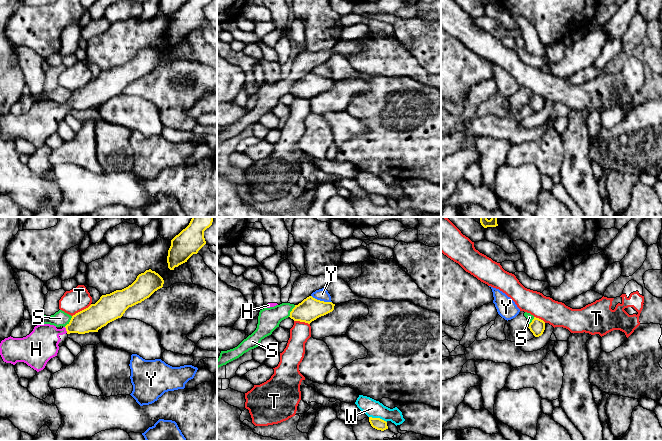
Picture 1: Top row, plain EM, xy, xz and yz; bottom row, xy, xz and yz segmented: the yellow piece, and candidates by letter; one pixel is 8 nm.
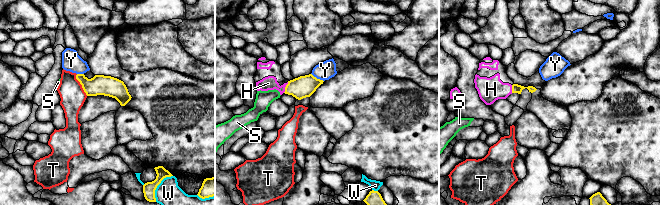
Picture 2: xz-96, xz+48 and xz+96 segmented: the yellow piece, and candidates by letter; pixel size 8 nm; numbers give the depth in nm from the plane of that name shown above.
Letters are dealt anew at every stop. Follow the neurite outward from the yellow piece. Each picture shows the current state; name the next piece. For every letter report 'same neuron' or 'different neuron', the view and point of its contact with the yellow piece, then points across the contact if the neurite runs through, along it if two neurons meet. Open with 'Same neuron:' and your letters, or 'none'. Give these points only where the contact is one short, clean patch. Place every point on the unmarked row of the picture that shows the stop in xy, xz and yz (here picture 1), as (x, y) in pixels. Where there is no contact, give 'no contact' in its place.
Same neuron: H
H: same neuron; meets yellow in xy at (66, 106); runs through xy (93, 94), (66, 106), (53, 109), (41, 121)
S: different neuron; meets yellow in xy at (70, 97); border along xy (72, 92), (64, 102)
T: different neuron; meets yellow in xy at (82, 86)
W: different neuron; meets yellow in xz at (378, 194)
Y: different neuron; meets yellow in xz at (321, 77)

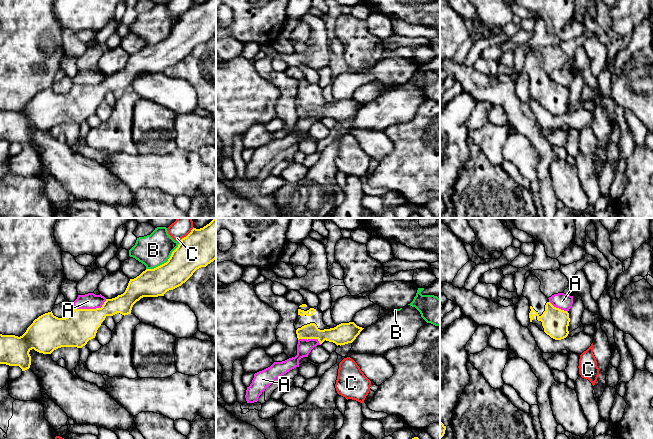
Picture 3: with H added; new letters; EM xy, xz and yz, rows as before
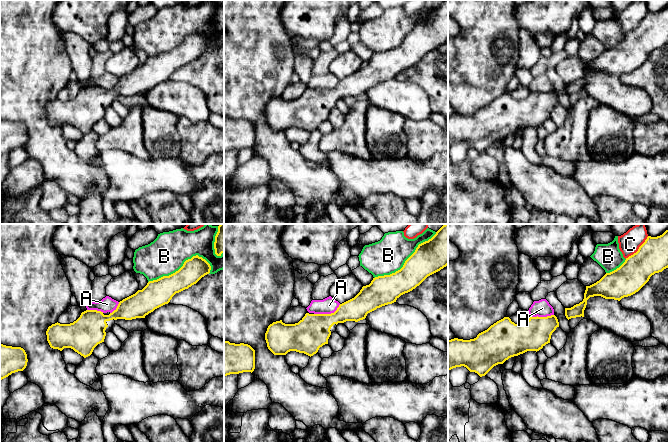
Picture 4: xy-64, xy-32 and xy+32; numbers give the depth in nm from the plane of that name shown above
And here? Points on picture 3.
Same neuron: none
A: different neuron; meets yellow in xy at (91, 85); border along xy (106, 75), (100, 83), (74, 85)
B: different neuron; meets yellow in xy at (166, 38)
C: different neuron; meets yellow in xy at (187, 11)

